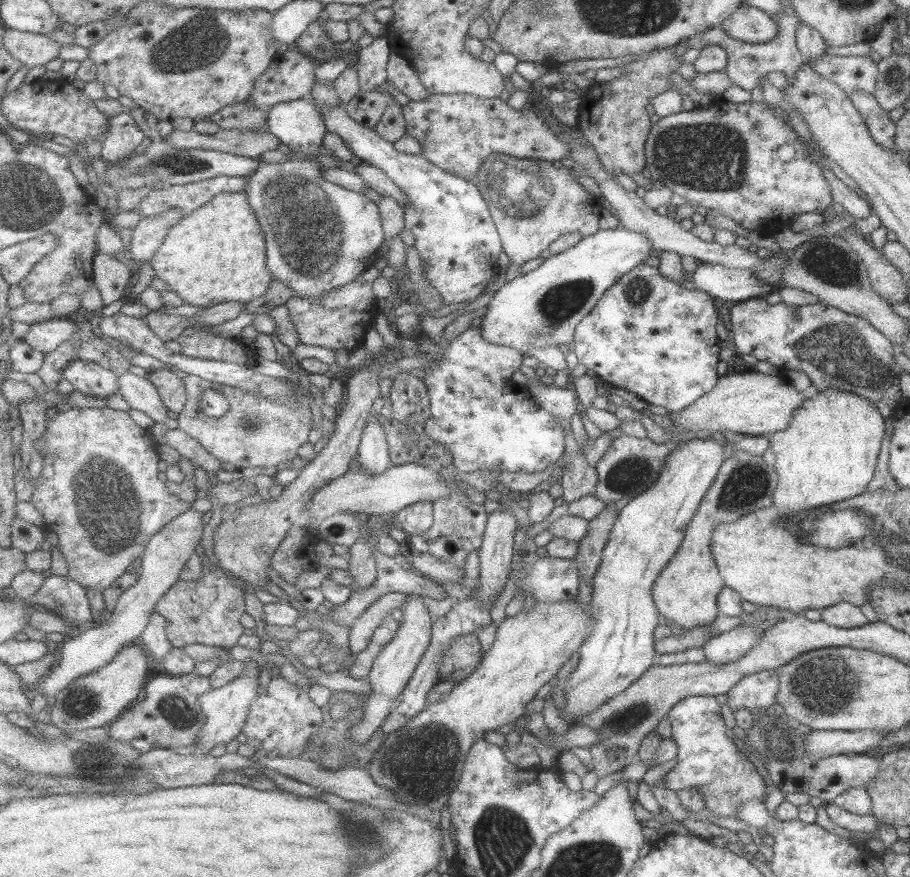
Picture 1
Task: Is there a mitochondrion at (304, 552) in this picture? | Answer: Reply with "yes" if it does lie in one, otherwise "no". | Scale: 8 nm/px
no

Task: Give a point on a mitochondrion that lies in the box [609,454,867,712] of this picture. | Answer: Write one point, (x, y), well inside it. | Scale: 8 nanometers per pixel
(747, 483)

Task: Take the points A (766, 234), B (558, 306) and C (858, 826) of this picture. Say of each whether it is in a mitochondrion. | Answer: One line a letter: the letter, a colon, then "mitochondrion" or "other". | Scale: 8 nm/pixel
A: other
B: mitochondrion
C: other

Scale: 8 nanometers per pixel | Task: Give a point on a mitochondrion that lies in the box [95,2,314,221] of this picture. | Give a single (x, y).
(183, 50)

